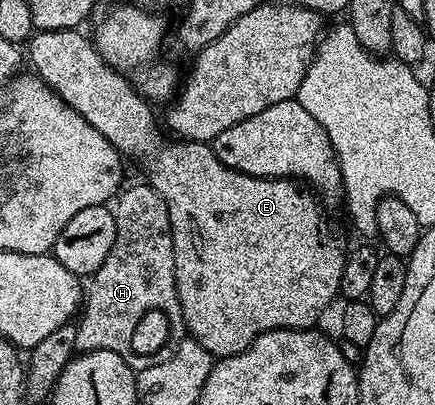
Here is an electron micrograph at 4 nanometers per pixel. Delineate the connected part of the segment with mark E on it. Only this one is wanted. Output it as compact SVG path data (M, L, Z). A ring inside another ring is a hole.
M80 28L75 29L60 29L59 31L47 31L46 29L34 32L33 36L29 38L27 42L27 48L29 48L29 53L27 49L27 61L31 64L32 72L36 73L37 76L45 80L45 84L49 86L53 92L59 94L62 99L68 103L75 111L79 111L79 115L83 115L83 119L87 119L87 123L91 127L95 127L95 131L99 131L103 135L103 139L107 139L112 145L117 148L118 153L121 154L122 158L129 159L129 157L134 157L137 161L142 161L145 164L145 169L149 172L149 177L147 177L147 183L153 190L163 199L163 203L167 203L167 215L171 219L171 235L173 236L173 250L175 251L175 283L177 284L177 294L179 295L179 303L181 304L181 310L183 311L183 319L185 320L185 327L188 333L188 336L192 338L194 342L203 347L207 347L207 351L213 354L214 358L220 359L222 357L230 357L236 353L242 353L242 351L249 346L252 341L257 338L259 335L263 335L267 331L272 329L311 329L314 328L318 323L317 320L325 313L325 308L332 303L333 300L338 300L339 294L341 292L341 280L343 279L343 267L345 266L345 259L347 256L347 249L344 249L341 246L341 241L332 233L331 230L325 226L325 221L321 218L321 205L322 202L318 200L316 196L312 197L309 193L304 193L302 186L298 184L296 180L290 179L288 177L256 177L250 173L240 173L235 171L231 167L227 167L222 163L219 158L215 155L212 144L206 143L204 141L182 141L180 139L173 139L173 142L170 145L165 145L166 134L156 129L157 121L153 118L153 109L154 106L150 102L146 101L144 97L141 96L140 92L131 84L130 78L124 73L119 73L117 70L112 69L110 65L105 62L103 58L99 55L96 46L93 44L92 40L88 36L85 37L81 34L82 30Z

